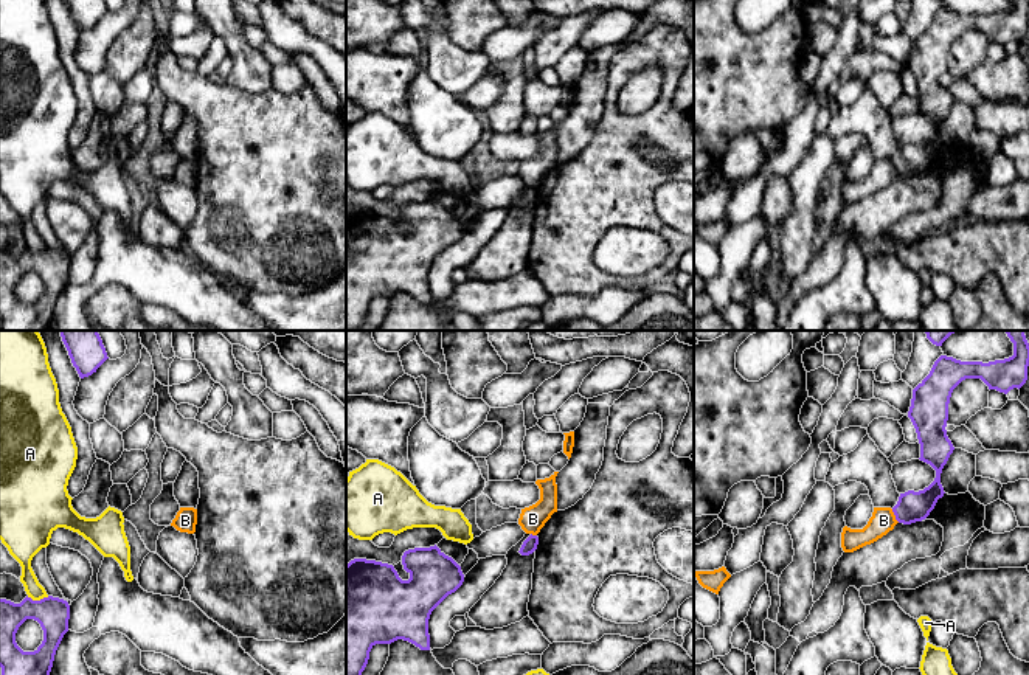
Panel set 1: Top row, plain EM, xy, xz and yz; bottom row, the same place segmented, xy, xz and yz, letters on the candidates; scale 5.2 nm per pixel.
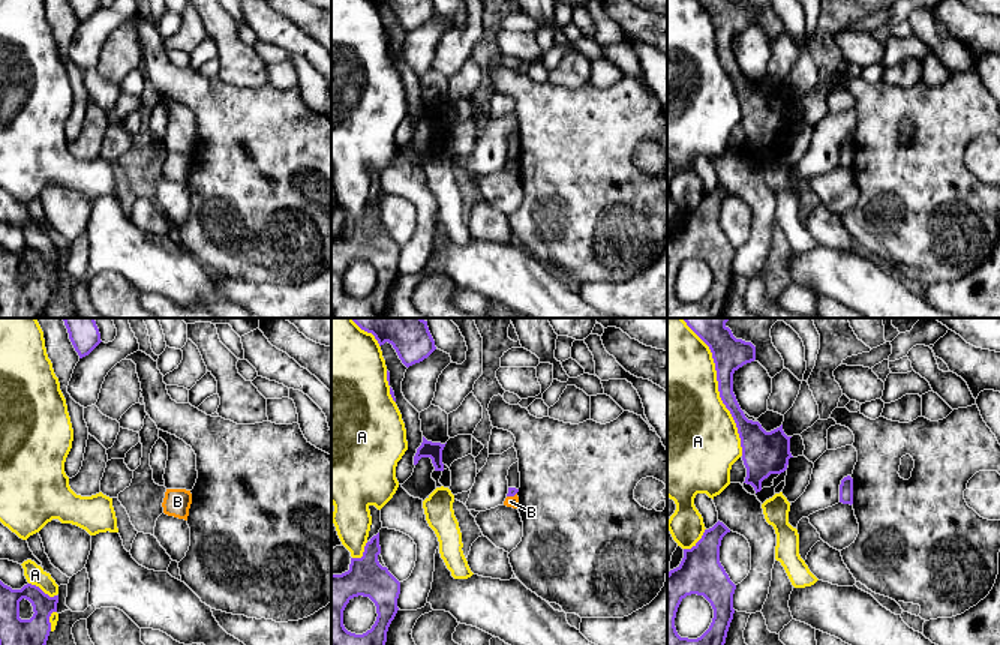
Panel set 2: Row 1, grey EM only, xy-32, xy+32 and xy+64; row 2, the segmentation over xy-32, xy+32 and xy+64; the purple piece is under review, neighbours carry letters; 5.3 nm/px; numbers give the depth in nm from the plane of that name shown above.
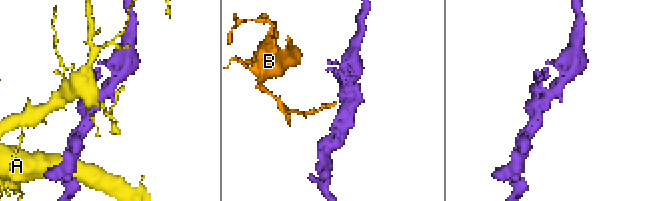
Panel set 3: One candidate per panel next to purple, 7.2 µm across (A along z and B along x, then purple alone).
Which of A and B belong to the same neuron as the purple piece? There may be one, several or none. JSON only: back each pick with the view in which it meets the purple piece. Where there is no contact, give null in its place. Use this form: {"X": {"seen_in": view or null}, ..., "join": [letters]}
{"join": []}

